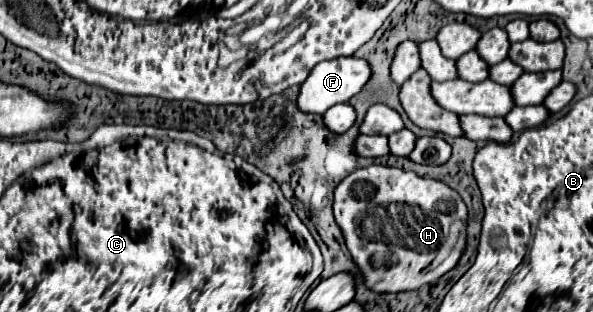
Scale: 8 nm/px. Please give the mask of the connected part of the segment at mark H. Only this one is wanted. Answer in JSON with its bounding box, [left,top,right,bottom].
[332,164,468,292]

